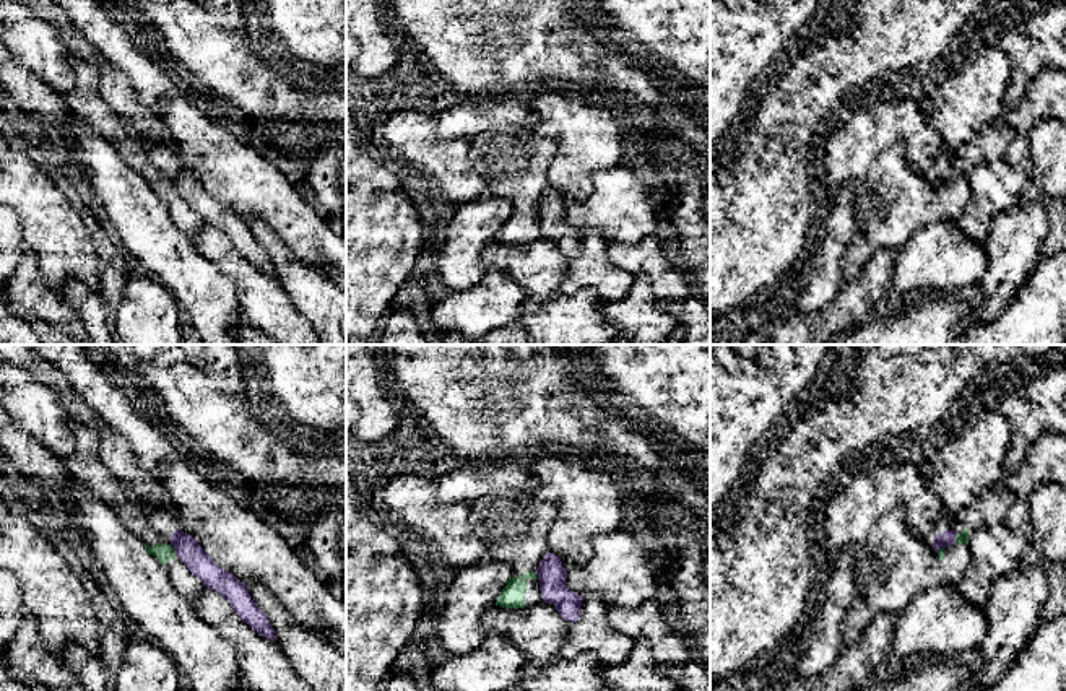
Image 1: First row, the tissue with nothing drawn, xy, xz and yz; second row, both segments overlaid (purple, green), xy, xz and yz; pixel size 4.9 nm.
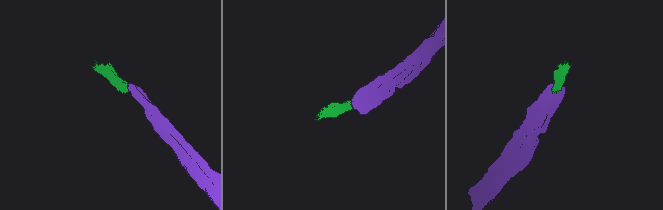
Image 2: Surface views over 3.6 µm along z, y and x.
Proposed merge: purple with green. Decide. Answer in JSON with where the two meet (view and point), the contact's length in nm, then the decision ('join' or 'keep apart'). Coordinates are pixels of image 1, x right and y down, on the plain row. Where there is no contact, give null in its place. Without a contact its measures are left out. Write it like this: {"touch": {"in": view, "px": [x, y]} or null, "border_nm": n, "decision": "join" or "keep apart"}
{"touch": {"in": "yz", "px": [954, 174]}, "border_nm": 50, "decision": "keep apart"}

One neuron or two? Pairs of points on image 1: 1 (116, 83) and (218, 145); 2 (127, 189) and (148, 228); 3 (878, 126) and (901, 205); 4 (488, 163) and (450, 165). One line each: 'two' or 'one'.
1: two
2: one
3: two
4: two

